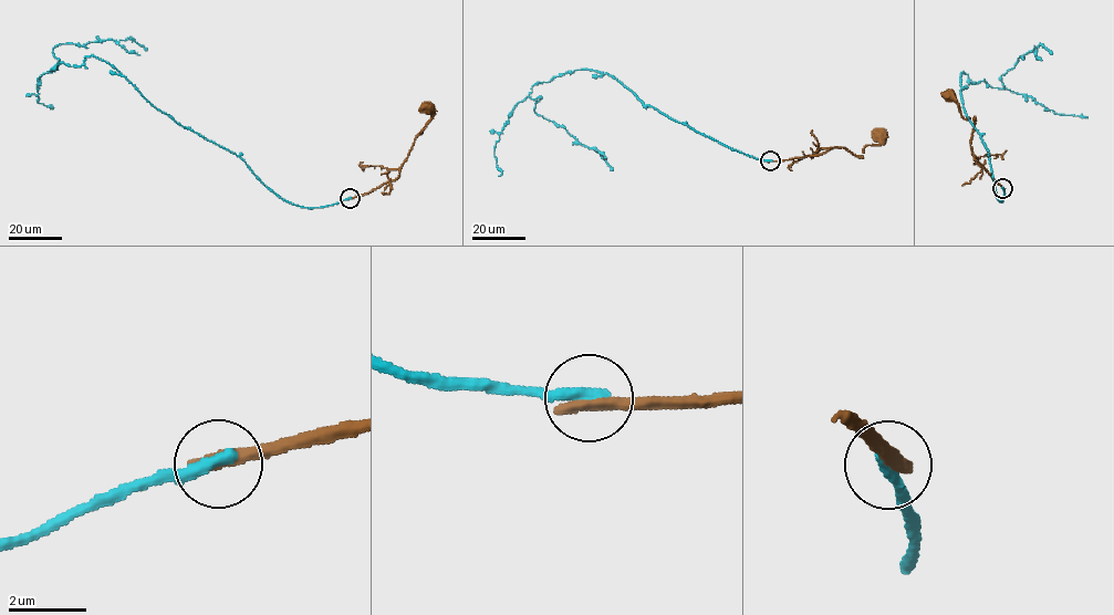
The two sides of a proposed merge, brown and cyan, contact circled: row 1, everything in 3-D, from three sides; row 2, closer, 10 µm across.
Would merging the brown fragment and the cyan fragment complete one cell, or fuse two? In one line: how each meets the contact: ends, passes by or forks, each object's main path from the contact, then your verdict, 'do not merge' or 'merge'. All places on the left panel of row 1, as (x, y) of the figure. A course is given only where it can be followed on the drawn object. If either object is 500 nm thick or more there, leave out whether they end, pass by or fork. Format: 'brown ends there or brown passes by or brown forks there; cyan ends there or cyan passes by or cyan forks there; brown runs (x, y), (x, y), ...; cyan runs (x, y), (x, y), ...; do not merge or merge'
brown ends there; cyan ends there; brown runs (350, 198), (396, 179), (415, 138), (431, 116), (427, 108); cyan runs (350, 198), (313, 208), (282, 199), (93, 55), (50, 72), (63, 43), (132, 38), (146, 51); do not merge

